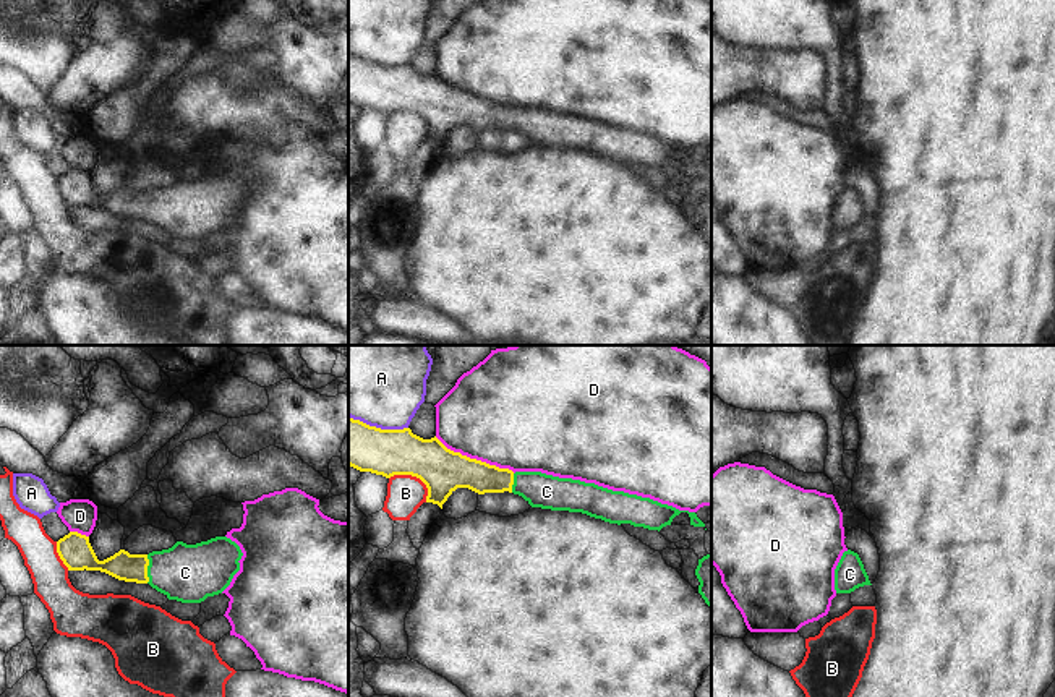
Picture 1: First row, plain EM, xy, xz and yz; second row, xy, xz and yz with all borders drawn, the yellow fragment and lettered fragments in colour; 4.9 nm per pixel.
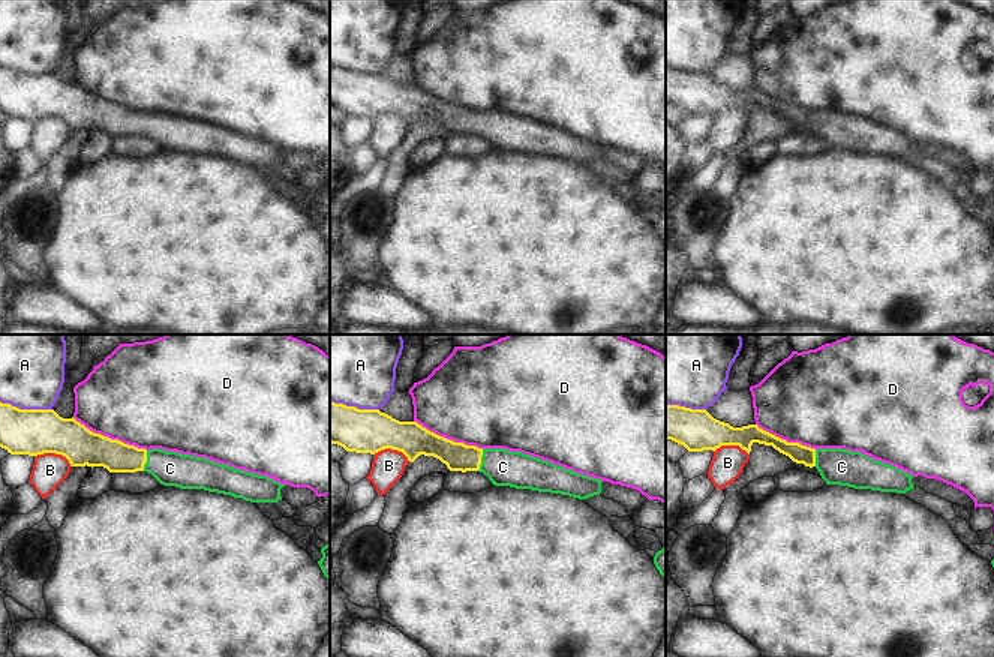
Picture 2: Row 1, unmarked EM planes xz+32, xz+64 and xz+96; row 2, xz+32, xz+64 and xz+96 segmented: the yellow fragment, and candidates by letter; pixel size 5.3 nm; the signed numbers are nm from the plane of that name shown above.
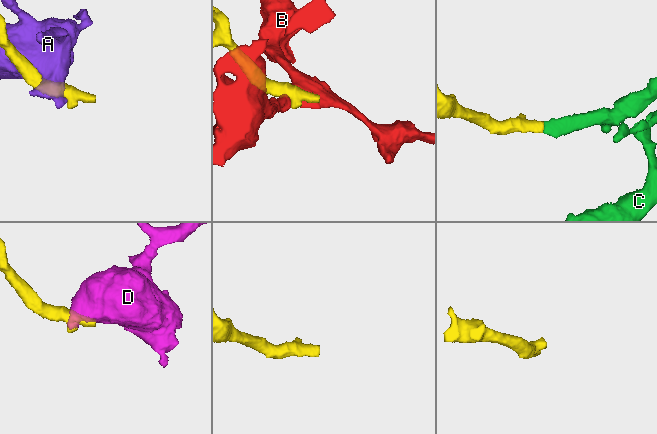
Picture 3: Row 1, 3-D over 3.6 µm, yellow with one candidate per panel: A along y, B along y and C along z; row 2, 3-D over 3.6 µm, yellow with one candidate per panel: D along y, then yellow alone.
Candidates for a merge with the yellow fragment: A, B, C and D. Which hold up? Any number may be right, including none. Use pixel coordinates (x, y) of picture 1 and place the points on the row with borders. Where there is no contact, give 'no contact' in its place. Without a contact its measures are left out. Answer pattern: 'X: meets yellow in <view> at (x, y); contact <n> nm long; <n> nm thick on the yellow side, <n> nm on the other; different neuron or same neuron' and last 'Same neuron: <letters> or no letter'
A: meets yellow in xz at (378, 428); contact 300 nm long; 240 nm thick on the yellow side, 460 nm on the other; different neuron
B: meets yellow in xz at (415, 475); contact 220 nm long; 240 nm thick on the yellow side, 190 nm on the other; different neuron
C: meets yellow in xy at (146, 569); contact 140 nm long; 140 nm thick on the yellow side, 280 nm on the other; same neuron
D: meets yellow in xz at (475, 459); contact 440 nm long; 220 nm thick on the yellow side, 500 nm on the other; different neuron
Same neuron: C

